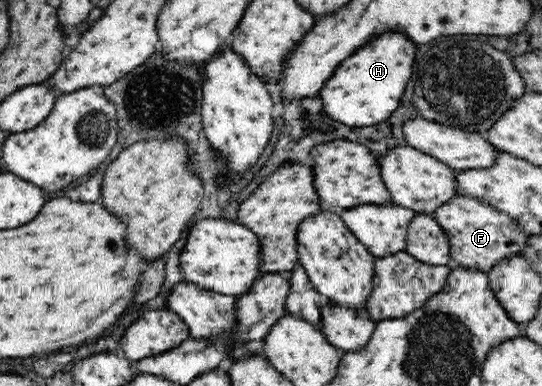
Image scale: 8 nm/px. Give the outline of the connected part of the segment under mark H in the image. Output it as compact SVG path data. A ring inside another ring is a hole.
M387 34L379 42L371 42L363 50L351 54L343 60L339 70L327 80L325 88L319 92L324 114L337 123L347 126L371 126L389 118L399 106L407 82L413 84L413 64L415 64L415 44L399 34Z

